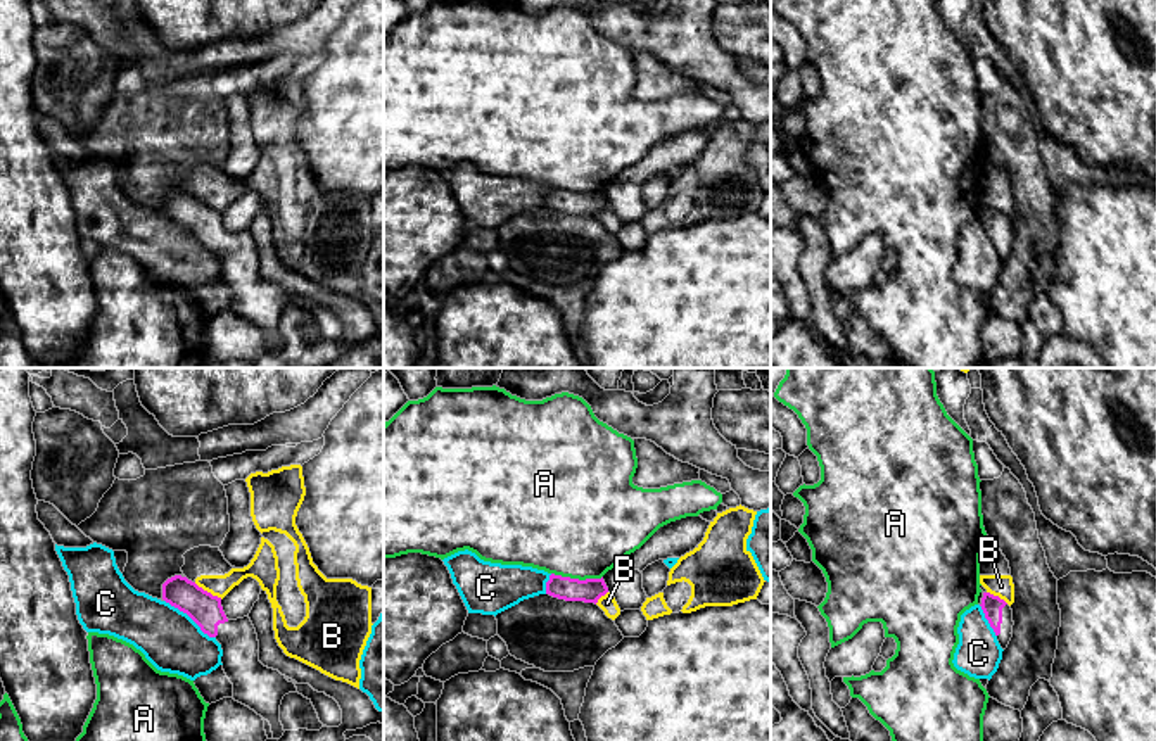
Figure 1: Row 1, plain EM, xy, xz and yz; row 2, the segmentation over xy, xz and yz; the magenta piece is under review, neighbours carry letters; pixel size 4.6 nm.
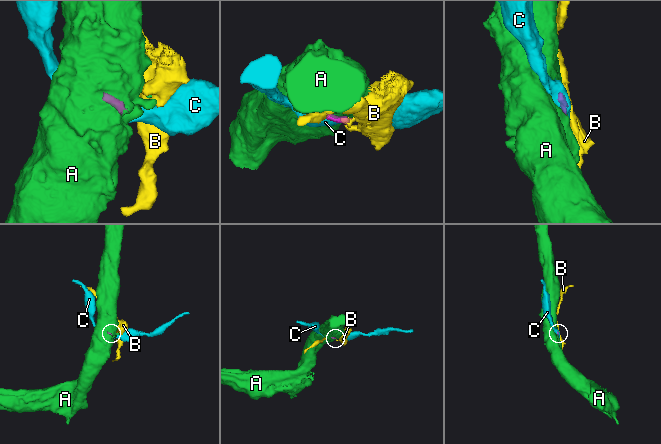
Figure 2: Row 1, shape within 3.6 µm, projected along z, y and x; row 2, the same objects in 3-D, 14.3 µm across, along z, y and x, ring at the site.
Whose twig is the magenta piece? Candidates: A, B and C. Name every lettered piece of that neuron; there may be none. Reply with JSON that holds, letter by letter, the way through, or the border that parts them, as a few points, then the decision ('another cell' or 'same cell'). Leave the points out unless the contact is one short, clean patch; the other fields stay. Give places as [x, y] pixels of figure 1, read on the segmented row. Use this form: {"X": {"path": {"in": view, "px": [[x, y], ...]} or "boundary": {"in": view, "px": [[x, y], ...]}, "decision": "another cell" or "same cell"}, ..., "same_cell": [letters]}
{"A": {"boundary": {"in": "xz", "px": [[552, 572], [562, 577], [602, 577]]}, "decision": "another cell"}, "B": {"boundary": {"in": "xy", "px": [[194, 582], [222, 598]]}, "decision": "another cell"}, "C": {"boundary": {"in": "xy", "px": [[165, 600], [215, 638]]}, "decision": "another cell"}, "same_cell": []}

